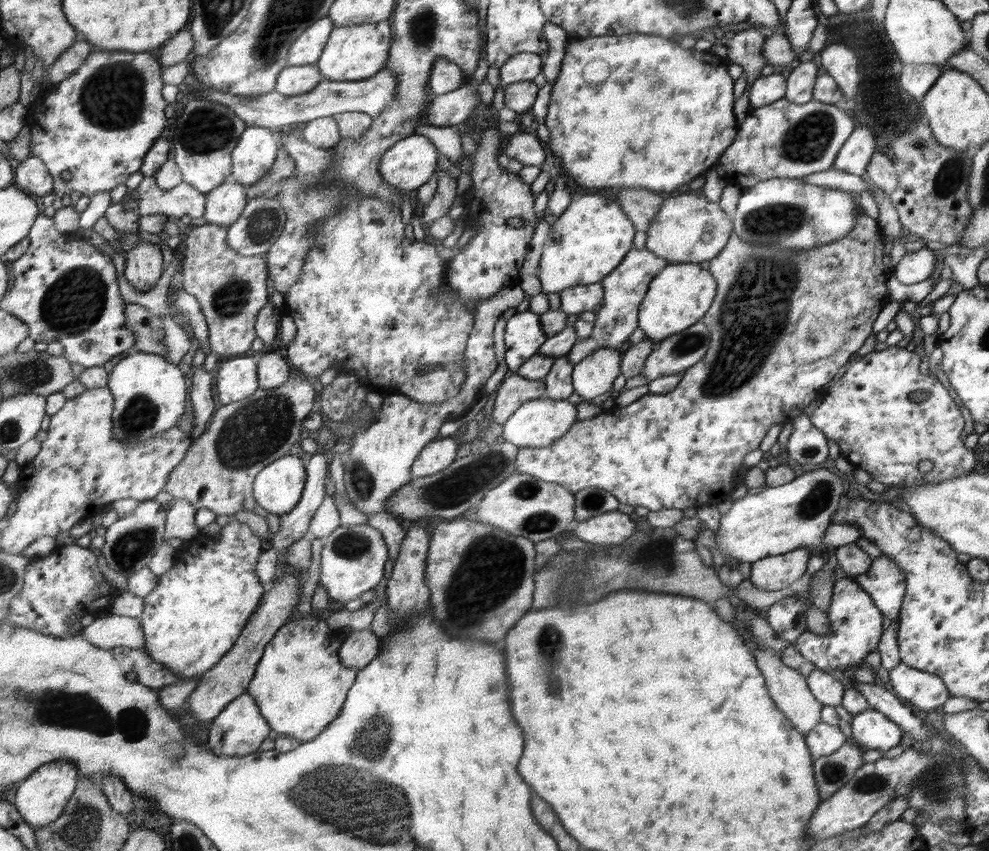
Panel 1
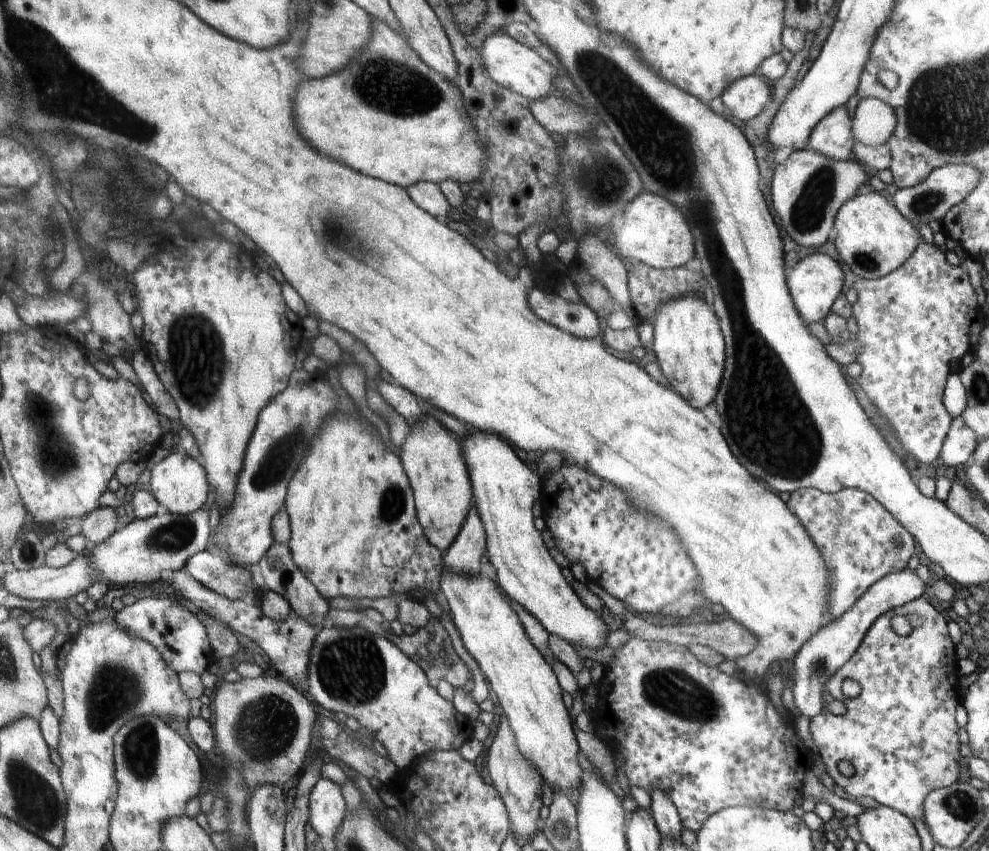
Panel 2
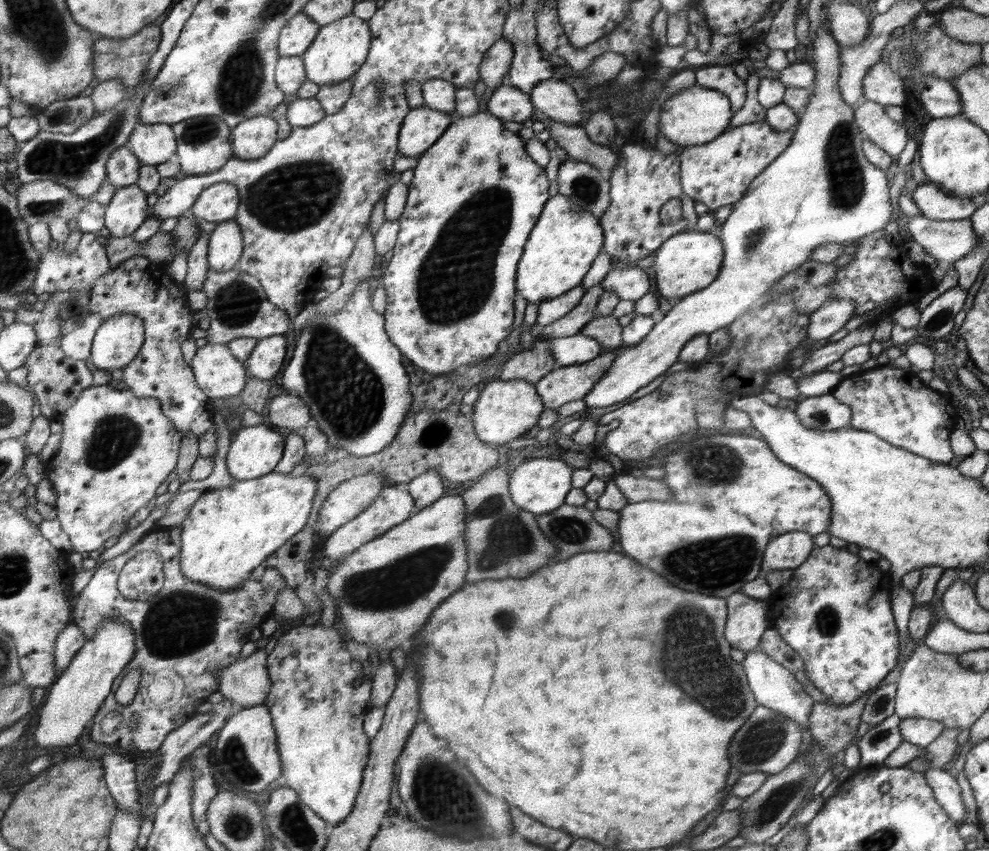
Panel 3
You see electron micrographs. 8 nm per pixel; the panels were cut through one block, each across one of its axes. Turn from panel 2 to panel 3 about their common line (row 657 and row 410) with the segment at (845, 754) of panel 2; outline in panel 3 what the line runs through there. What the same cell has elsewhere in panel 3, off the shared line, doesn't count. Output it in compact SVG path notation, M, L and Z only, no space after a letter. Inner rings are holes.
M871 364L861 372L845 376L832 395L850 406L850 428L874 433L889 444L938 463L954 458L949 441L952 432L957 430L960 414L940 391L928 388L917 373L890 364Z

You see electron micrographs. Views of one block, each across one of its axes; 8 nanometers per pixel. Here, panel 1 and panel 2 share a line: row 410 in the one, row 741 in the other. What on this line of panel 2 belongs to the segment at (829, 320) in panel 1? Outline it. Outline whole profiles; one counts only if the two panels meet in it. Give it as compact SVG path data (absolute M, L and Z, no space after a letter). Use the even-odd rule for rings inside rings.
M631 637L619 649L614 651L614 658L612 658L612 662L608 666L605 666L605 675L597 687L596 707L589 715L592 722L598 722L597 735L599 738L610 746L614 756L618 755L620 760L624 762L622 770L626 774L628 784L631 787L640 786L646 792L650 792L652 787L664 791L677 808L683 827L692 830L692 832L697 833L709 817L726 807L749 806L790 811L796 805L799 795L792 788L792 782L794 782L796 774L792 774L788 770L810 770L815 765L814 760L812 760L812 752L798 735L793 719L790 720L780 716L774 710L772 702L766 698L766 694L762 694L758 690L758 684L751 680L748 680L748 684L746 684L746 682L742 682L738 678L730 678L730 676L722 674L718 668L710 668L710 665L699 660L686 645L677 645L664 641L648 642Z

